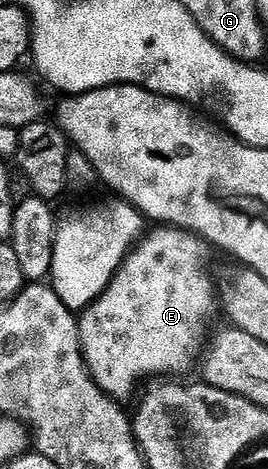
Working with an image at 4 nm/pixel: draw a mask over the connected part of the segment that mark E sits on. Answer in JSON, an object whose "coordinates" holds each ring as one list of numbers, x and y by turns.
{"coordinates":[[157,225,152,228,138,242,137,246,129,252,129,256,123,261,123,265,115,273,115,277,111,281,111,285,107,285,107,289,96,301,86,309,80,312,77,328,81,334,81,352,85,358,85,367,89,371,89,379,99,385,99,389,103,389,103,393,107,393,111,398,118,401,126,401,138,394,139,388,146,381,152,380,154,377,181,377,184,371,189,371,198,366,199,360,203,355,203,348,207,343,207,334,205,335,205,322,216,312,219,307,219,295,215,290,215,283,209,280,209,275,205,270,209,267,209,251,210,244,204,239,200,239,198,235,193,235,189,231,180,231,178,227,167,227]]}

